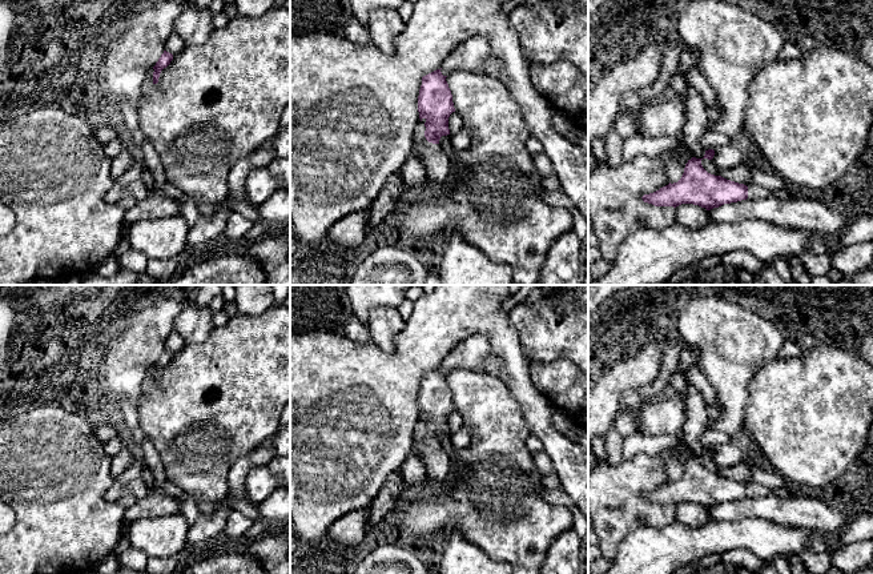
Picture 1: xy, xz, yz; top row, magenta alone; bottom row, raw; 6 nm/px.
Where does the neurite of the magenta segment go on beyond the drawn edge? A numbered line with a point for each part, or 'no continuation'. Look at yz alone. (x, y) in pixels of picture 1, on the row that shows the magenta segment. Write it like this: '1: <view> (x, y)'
1: yz (755, 192)

